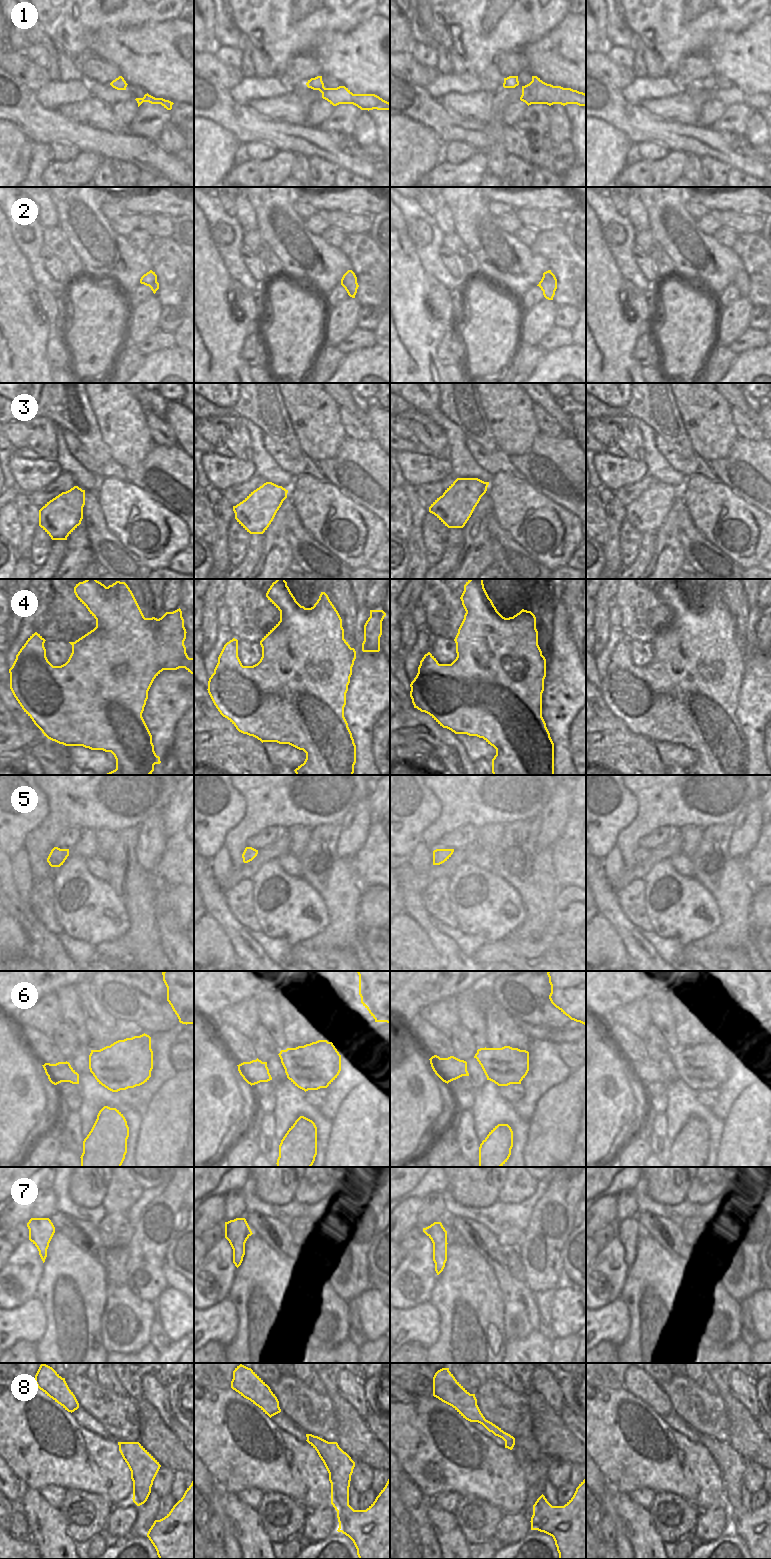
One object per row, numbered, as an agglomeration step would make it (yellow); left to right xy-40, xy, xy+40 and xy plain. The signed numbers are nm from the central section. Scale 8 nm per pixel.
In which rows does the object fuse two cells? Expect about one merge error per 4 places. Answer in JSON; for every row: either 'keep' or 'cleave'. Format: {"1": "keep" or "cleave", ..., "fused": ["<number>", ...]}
{"1": "keep", "2": "keep", "3": "keep", "4": "keep", "5": "keep", "6": "keep", "7": "keep", "8": "keep", "fused": []}

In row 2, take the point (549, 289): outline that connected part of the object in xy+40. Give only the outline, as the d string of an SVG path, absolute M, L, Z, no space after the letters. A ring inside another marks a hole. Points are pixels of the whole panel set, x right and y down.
M551 270L543 273L543 277L537 286L541 288L546 299L553 300L557 289L557 279Z

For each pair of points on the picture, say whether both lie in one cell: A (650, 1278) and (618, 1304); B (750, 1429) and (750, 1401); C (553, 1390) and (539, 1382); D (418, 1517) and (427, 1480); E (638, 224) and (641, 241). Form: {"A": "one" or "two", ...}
{"A": "two", "B": "two", "C": "one", "D": "two", "E": "two"}

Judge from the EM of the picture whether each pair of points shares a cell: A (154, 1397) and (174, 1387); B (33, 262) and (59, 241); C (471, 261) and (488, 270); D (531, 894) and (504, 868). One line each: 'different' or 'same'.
A: different
B: different
C: different
D: same

